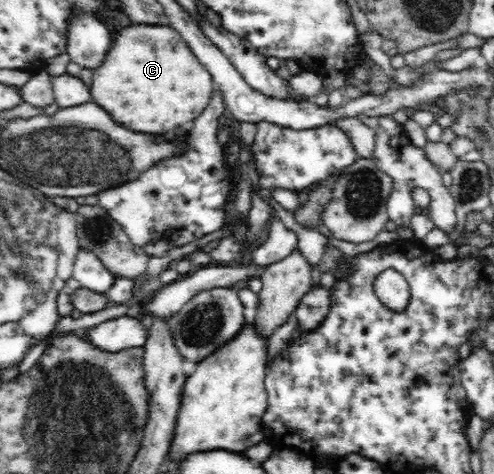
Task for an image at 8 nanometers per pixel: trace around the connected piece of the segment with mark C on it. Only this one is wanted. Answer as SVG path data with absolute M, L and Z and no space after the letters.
M133 24L120 29L116 38L105 62L92 70L90 91L93 92L93 102L105 108L111 116L117 116L121 124L129 124L129 128L137 128L141 133L165 134L191 125L207 108L215 90L209 71L197 60L181 35L169 25Z

